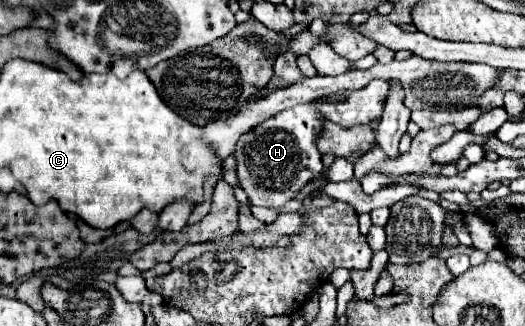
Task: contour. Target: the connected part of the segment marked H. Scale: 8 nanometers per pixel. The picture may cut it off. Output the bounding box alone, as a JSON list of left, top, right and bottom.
[234,102,324,208]

